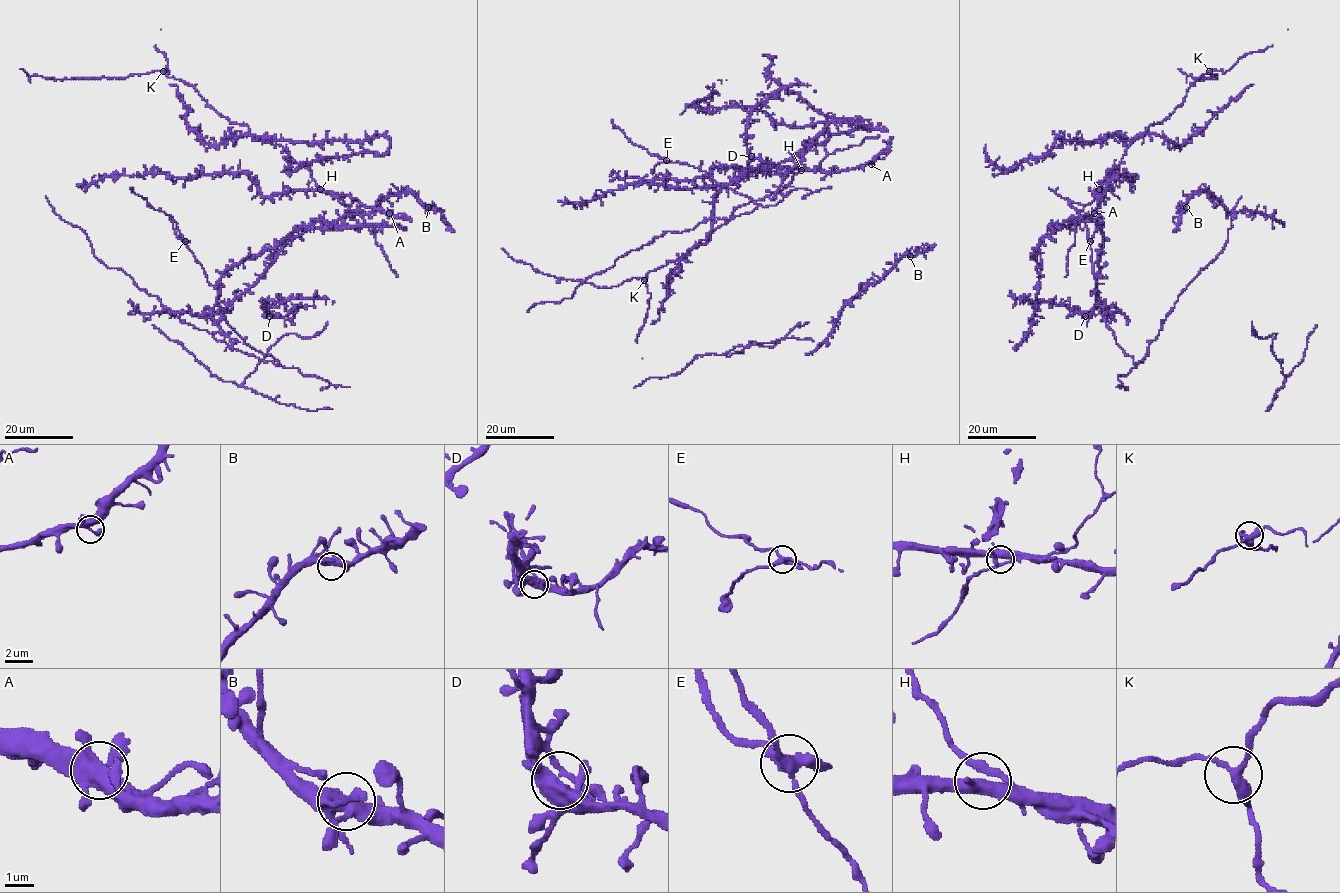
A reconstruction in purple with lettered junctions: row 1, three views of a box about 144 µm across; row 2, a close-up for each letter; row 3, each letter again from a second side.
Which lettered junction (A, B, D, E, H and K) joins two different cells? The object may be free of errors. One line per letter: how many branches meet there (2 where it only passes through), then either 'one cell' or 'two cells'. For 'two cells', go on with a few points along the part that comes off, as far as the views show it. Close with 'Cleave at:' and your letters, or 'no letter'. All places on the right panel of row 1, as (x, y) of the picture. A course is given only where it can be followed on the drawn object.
A: 5 | one cell
B: 5 | one cell
D: 4 | one cell
E: 4 | two cells | (1090, 241), (1101, 214)
H: 4 | one cell
K: 3 | one cell
Cleave at: E

